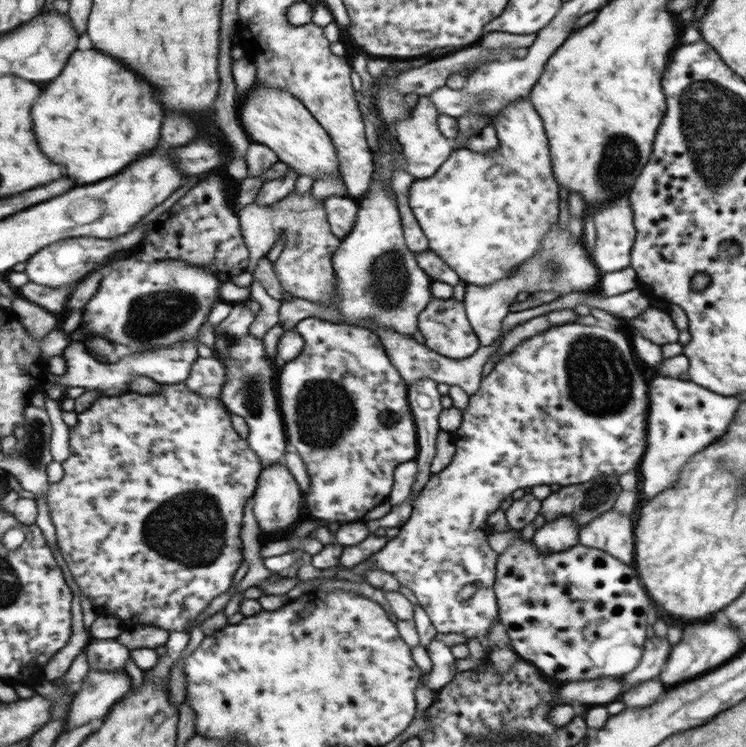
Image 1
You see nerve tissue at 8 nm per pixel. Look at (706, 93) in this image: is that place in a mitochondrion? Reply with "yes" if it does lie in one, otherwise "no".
yes

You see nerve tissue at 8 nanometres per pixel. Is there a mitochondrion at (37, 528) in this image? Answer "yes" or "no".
no

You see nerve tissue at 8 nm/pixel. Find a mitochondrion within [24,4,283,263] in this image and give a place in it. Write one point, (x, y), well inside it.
(54, 37)

